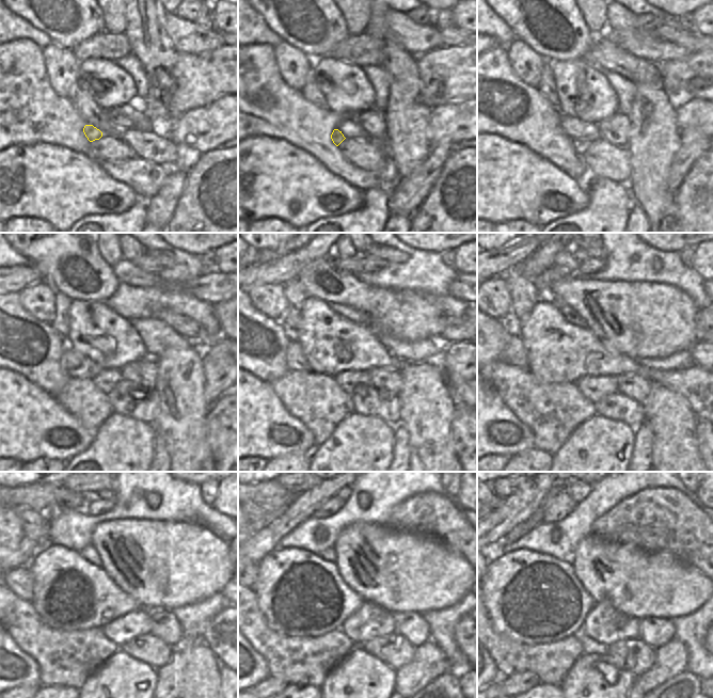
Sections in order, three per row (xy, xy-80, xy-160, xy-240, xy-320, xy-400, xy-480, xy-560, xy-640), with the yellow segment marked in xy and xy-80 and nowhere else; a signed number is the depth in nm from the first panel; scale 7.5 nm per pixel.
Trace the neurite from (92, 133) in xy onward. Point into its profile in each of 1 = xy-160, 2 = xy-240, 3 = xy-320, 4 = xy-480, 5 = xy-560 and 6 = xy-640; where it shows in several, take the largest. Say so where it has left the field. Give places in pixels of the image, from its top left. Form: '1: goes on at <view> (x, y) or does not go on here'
1: goes on at xy-160 (581, 145)
2: goes on at xy-240 (106, 380)
3: goes on at xy-320 (348, 380)
4: goes on at xy-480 (121, 630)
5: goes on at xy-560 (369, 620)
6: goes on at xy-640 (605, 624)

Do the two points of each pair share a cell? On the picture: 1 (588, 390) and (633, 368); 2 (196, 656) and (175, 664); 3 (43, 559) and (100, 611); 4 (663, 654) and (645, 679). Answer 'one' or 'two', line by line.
1: two
2: two
3: one
4: one

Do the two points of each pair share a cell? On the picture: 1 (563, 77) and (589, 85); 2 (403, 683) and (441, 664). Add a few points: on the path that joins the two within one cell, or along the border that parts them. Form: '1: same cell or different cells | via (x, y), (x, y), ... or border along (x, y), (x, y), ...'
1: same cell | via (569, 77), (580, 85), (583, 85)
2: same cell | via (413, 677), (428, 664), (431, 664)

